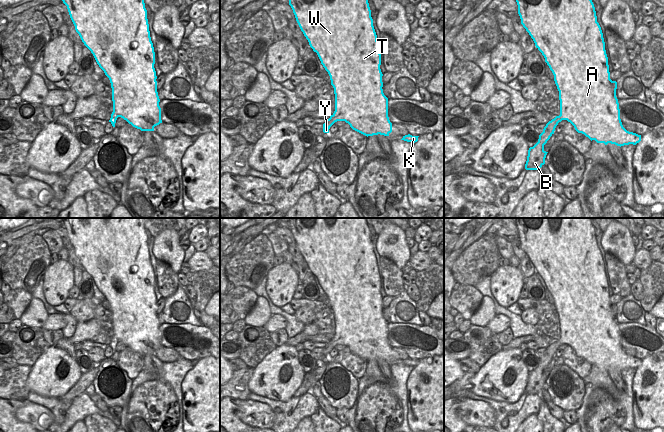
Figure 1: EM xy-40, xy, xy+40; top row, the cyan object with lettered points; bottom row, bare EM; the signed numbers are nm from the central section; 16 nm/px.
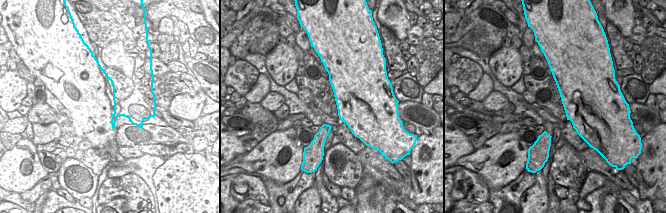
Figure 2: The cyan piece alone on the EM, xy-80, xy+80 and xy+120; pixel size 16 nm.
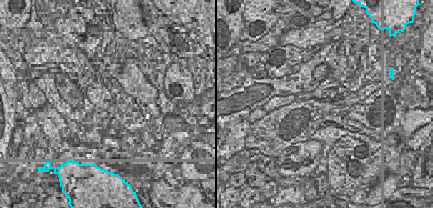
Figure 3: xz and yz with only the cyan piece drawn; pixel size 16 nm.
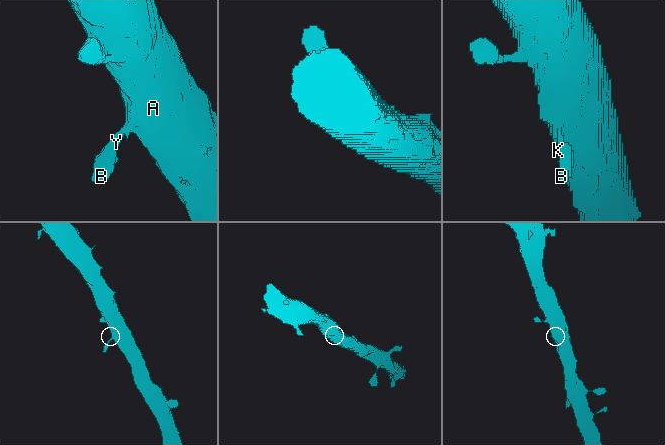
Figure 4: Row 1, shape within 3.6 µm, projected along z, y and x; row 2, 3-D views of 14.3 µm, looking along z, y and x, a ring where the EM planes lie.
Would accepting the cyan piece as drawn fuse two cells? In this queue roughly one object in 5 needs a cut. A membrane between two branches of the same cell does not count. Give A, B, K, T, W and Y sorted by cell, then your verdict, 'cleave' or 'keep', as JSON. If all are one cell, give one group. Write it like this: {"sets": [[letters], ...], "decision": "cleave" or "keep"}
{"sets": [["A", "B", "K", "T", "W", "Y"]], "decision": "keep"}

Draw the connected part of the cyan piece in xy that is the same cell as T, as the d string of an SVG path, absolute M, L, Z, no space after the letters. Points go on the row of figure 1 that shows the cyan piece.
M289 0L289 5L310 47L328 72L334 88L335 111L323 124L323 132L329 133L335 122L345 121L353 130L367 137L378 134L389 136L392 123L388 117L388 98L382 89L381 54L368 0Z

